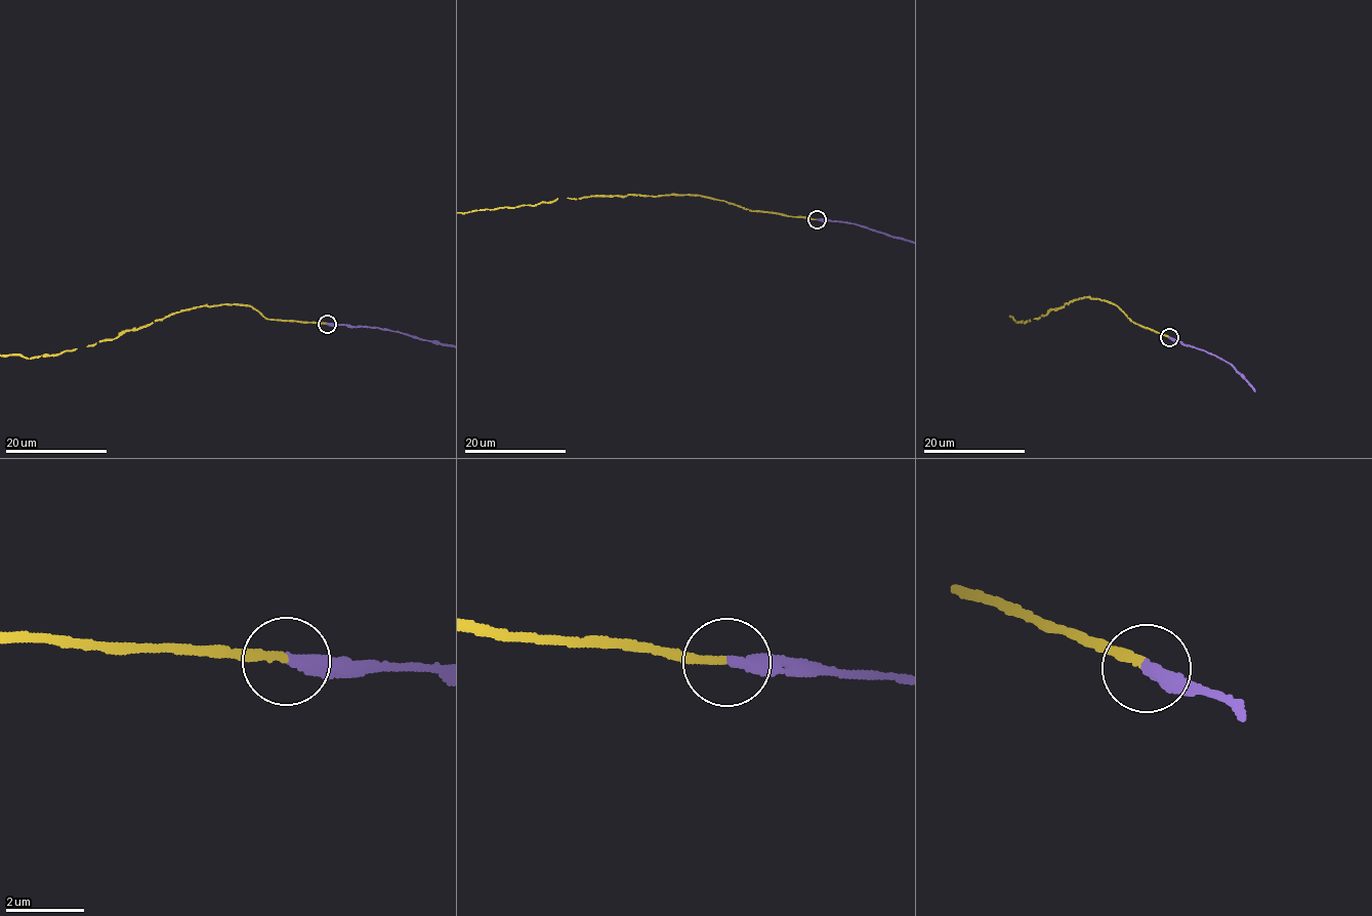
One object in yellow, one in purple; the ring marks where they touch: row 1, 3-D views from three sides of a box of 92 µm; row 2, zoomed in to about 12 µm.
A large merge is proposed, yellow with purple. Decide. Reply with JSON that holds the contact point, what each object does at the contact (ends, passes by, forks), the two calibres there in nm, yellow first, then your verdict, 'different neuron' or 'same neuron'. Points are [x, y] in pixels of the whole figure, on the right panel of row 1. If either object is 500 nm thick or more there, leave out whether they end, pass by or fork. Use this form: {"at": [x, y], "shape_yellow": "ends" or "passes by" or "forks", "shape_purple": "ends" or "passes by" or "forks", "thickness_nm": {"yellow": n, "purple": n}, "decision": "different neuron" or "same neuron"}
{"at": [1169, 337], "shape_yellow": "ends", "shape_purple": "ends", "thickness_nm": {"yellow": 200, "purple": 320}, "decision": "same neuron"}

